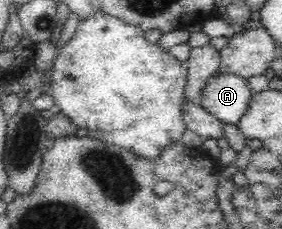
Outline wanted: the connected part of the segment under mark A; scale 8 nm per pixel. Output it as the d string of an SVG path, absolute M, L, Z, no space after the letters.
M218 70L201 94L201 107L225 125L238 125L249 110L252 94L245 79L232 74L221 75Z

